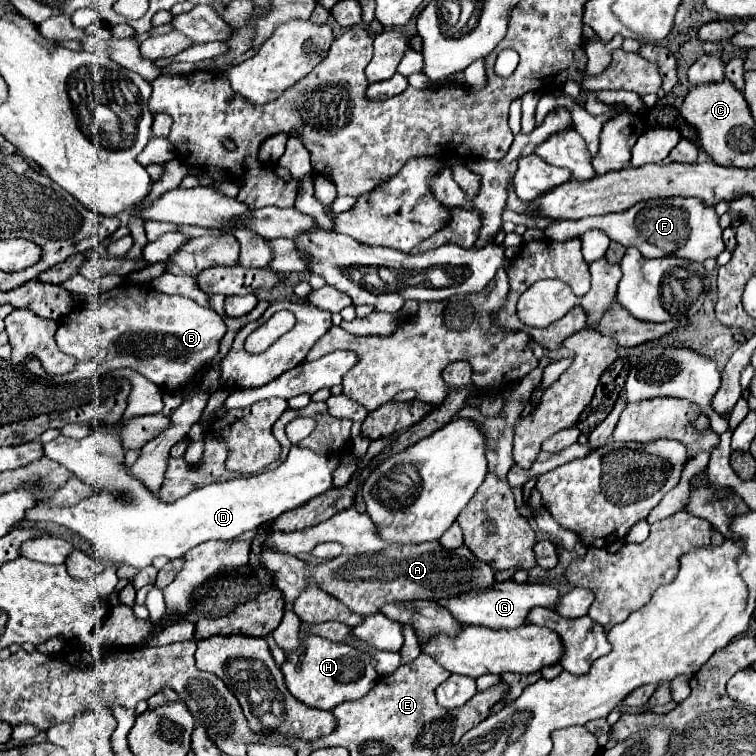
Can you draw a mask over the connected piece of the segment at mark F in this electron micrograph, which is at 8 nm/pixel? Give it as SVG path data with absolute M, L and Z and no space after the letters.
M666 198L666 200L650 200L640 204L638 208L630 208L618 214L592 216L580 220L560 220L544 230L550 240L572 240L580 238L588 230L604 230L612 240L634 246L642 252L644 258L666 258L678 256L692 262L704 262L706 258L716 258L725 250L722 239L723 229L719 225L719 216L714 208L704 206L698 198Z

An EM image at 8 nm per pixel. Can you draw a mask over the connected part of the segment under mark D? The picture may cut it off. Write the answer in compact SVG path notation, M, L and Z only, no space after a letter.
M130 368L114 370L110 376L115 376L115 372L132 384L128 405L119 425L106 428L102 434L90 434L84 440L58 436L44 446L46 456L62 462L80 480L96 486L96 492L76 506L52 506L50 498L46 498L34 504L34 508L26 514L28 520L56 522L84 536L102 562L126 562L130 566L144 568L158 556L166 556L170 560L180 558L202 542L234 540L244 532L256 530L264 522L278 518L282 512L298 508L332 488L332 472L342 464L342 456L316 454L312 450L292 446L288 458L278 468L264 470L262 474L248 478L208 484L172 504L164 504L122 466L124 448L120 440L120 429L124 422L136 416L162 411L162 392L156 384Z

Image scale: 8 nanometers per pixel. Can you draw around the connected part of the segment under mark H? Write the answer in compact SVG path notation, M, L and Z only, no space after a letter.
M284 612L280 626L272 632L276 644L286 652L286 660L280 666L286 686L294 698L310 708L332 710L346 700L356 700L368 694L376 684L378 674L370 664L368 652L358 652L356 648L340 642L330 642L316 634L302 632L302 620L292 612Z

